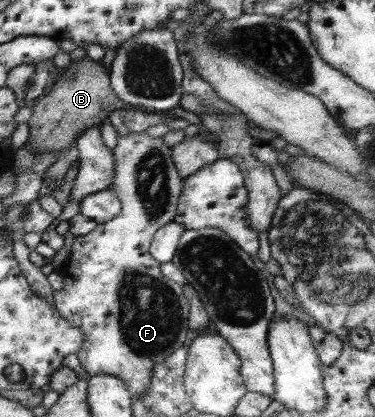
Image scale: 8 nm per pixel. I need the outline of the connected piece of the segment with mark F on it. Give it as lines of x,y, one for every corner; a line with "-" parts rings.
146,131
123,135
118,137
117,145
112,149
112,151
115,164
112,179
108,188
117,195
117,198
120,198
120,201
122,202
121,212
116,218
105,223
99,223
95,230
89,232
89,234
74,236
68,261
66,261
61,268
57,269
58,273
64,278
64,285
61,290
53,291
54,307
59,311
59,314
61,314
63,318
66,318
70,323
77,325
83,331
84,341
82,342
77,356
87,376
110,374
122,378
126,382
132,398
137,397
140,399
148,389
153,367
155,367
156,364
163,362
174,350
183,347
185,342
189,342
189,338
187,338
187,332
190,331
188,323
190,311
189,301
184,295
181,284
165,277
160,271
160,262
155,260
153,255
149,253
151,241
157,230
167,225
169,222
172,222
175,217
176,208
179,204
180,194
184,185
184,179
178,173
178,168
175,166
175,163
171,158
172,147
165,144
163,137
154,138
147,134

